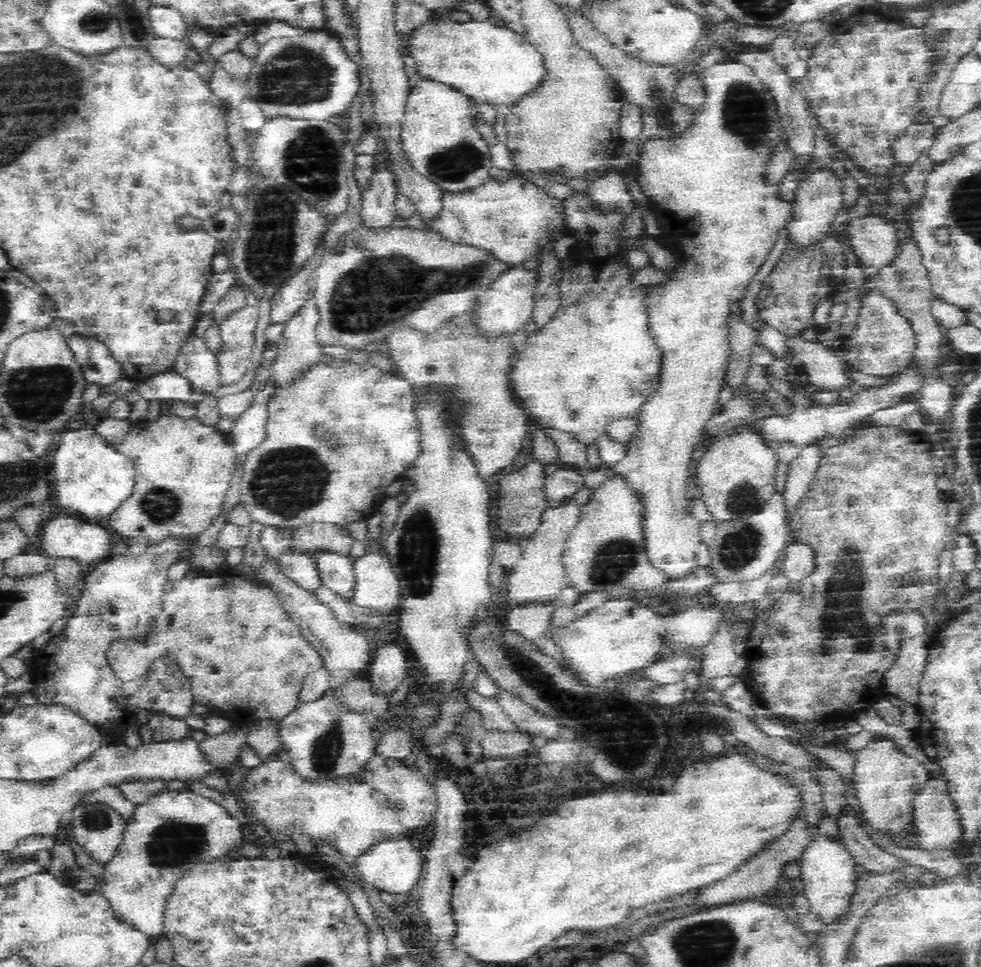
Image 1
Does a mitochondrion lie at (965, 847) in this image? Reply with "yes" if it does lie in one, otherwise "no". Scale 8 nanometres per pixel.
no

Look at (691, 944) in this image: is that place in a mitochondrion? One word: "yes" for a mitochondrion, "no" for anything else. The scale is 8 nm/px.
yes

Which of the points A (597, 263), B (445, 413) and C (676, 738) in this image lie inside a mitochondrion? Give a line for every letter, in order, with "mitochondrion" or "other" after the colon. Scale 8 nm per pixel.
A: other
B: mitochondrion
C: other

